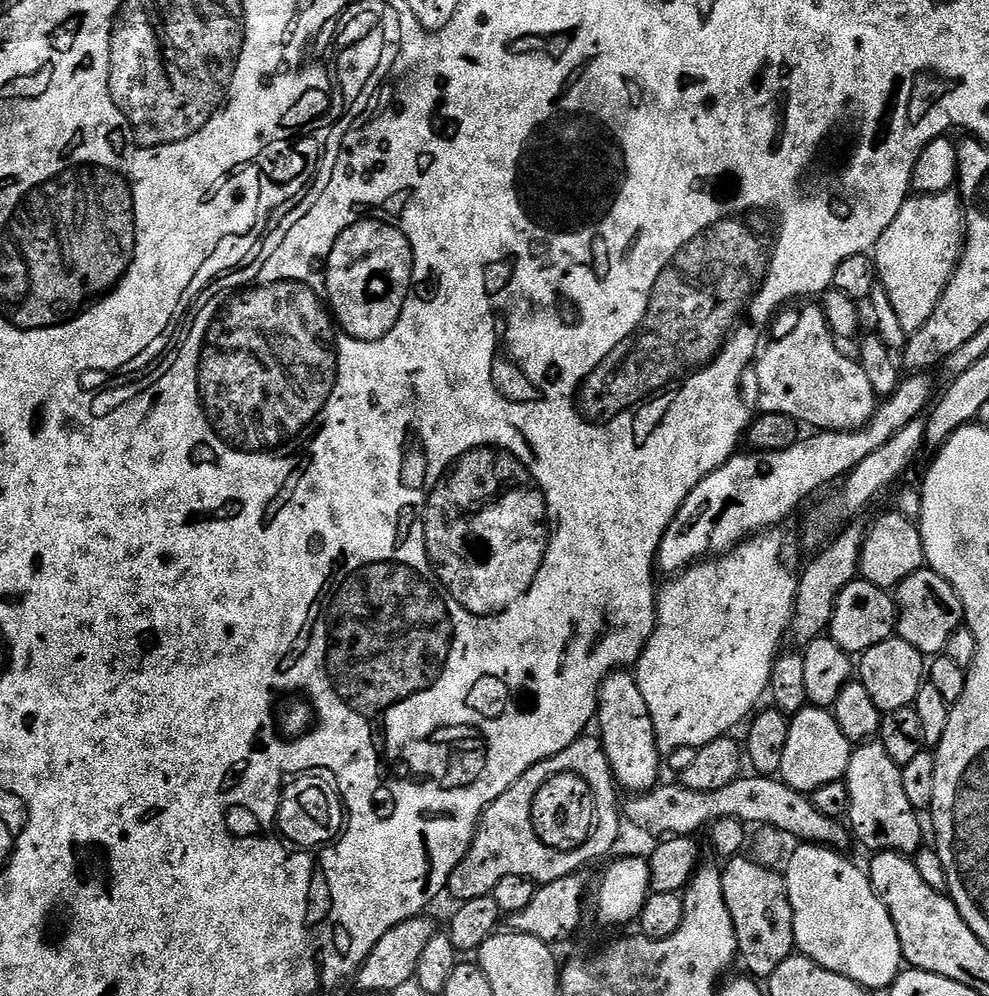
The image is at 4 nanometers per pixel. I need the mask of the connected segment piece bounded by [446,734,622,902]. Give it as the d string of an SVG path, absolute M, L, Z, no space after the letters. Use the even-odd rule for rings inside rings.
M585 734L570 746L566 746L566 750L538 762L533 768L526 770L526 774L522 774L522 778L518 778L518 782L514 782L510 790L506 790L498 799L490 802L490 806L480 816L480 823L476 826L476 833L466 858L462 858L454 874L450 874L447 895L449 897L452 895L456 902L463 902L470 898L491 896L494 886L498 886L502 878L521 876L530 878L537 886L541 886L586 869L584 867L587 864L602 859L615 846L616 839L620 836L622 804L621 801L616 801L616 792L618 793L618 785L612 776L606 750L595 735ZM560 770L576 770L578 774L584 774L592 782L592 788L596 790L598 810L600 810L598 832L594 832L588 846L582 850L576 848L566 854L556 854L556 846L552 844L546 846L544 842L538 842L538 832L530 830L530 820L528 820L528 808L530 808L528 802L534 796L536 788L542 784L544 778Z

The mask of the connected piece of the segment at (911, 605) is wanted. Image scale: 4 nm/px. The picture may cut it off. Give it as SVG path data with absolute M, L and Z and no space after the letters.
M925 566L910 574L894 592L896 602L896 630L899 639L910 642L926 658L935 658L943 653L947 639L962 626L964 607L950 582Z

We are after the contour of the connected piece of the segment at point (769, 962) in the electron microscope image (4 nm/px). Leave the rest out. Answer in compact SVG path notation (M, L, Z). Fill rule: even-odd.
M744 854L725 864L728 865L722 868L722 890L726 894L726 906L730 906L730 918L734 918L739 959L742 964L744 960L753 977L767 978L786 962L786 958L794 955L796 948L794 918L785 877L777 869L760 865Z

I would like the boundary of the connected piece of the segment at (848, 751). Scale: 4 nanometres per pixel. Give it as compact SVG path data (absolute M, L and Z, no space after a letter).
M806 706L791 717L790 738L786 738L786 751L778 773L779 779L799 792L817 792L822 786L847 777L853 751L852 741L846 738L846 734L842 734L836 717L829 709Z

